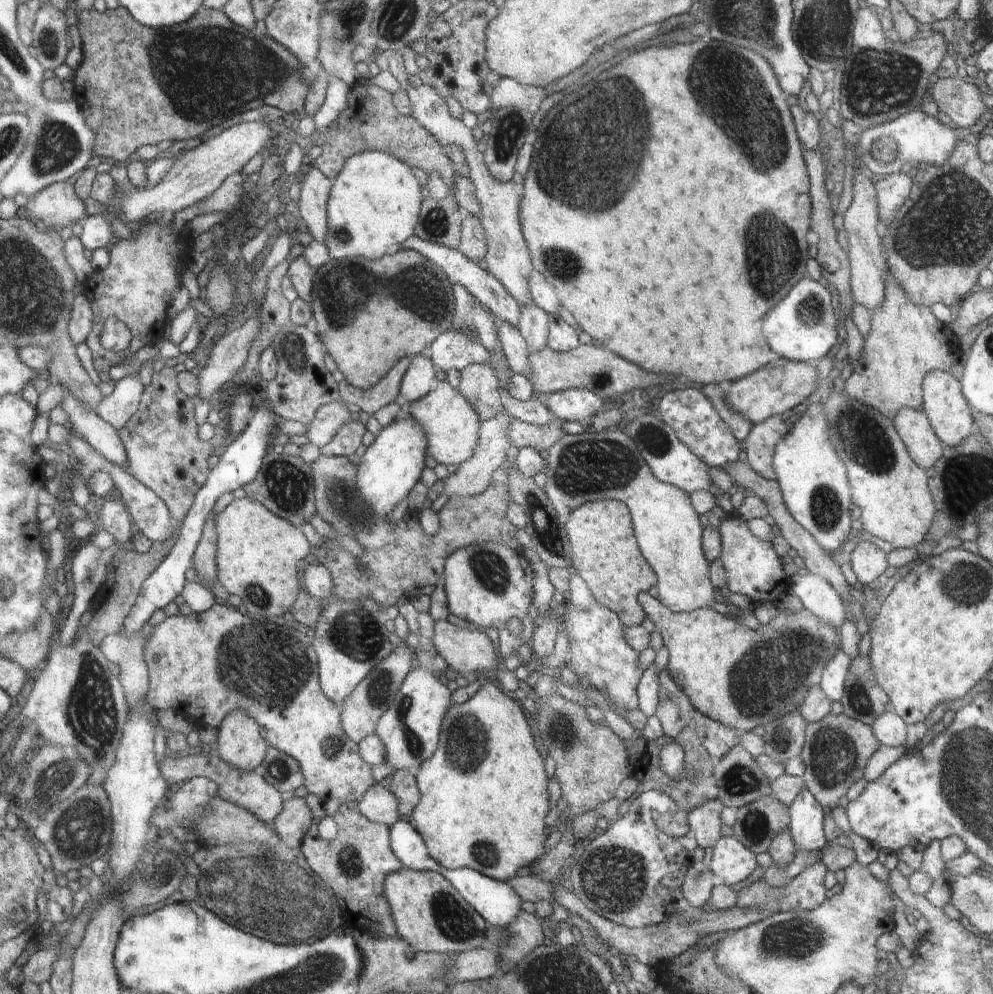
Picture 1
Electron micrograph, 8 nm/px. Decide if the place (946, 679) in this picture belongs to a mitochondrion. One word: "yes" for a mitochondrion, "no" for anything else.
no

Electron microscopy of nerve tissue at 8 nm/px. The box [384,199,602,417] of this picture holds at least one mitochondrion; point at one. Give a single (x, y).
(564, 265)

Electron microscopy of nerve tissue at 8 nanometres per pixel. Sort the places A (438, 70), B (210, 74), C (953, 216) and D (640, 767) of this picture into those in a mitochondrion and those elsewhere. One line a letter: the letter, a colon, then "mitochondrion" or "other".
A: other
B: mitochondrion
C: mitochondrion
D: other

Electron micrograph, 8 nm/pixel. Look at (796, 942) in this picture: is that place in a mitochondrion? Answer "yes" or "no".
yes

